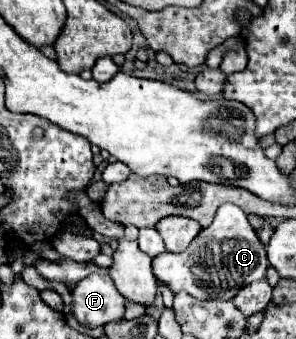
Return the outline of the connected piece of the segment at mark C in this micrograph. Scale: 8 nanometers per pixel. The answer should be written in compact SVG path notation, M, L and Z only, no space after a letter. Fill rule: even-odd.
M222 204L214 216L214 222L200 230L200 234L184 252L176 256L170 252L164 254L168 256L156 256L152 260L152 272L158 282L166 284L174 294L186 292L198 300L230 300L238 294L240 286L262 280L268 268L266 246L258 240L246 214L234 204ZM178 260L182 262L182 270L178 270Z

